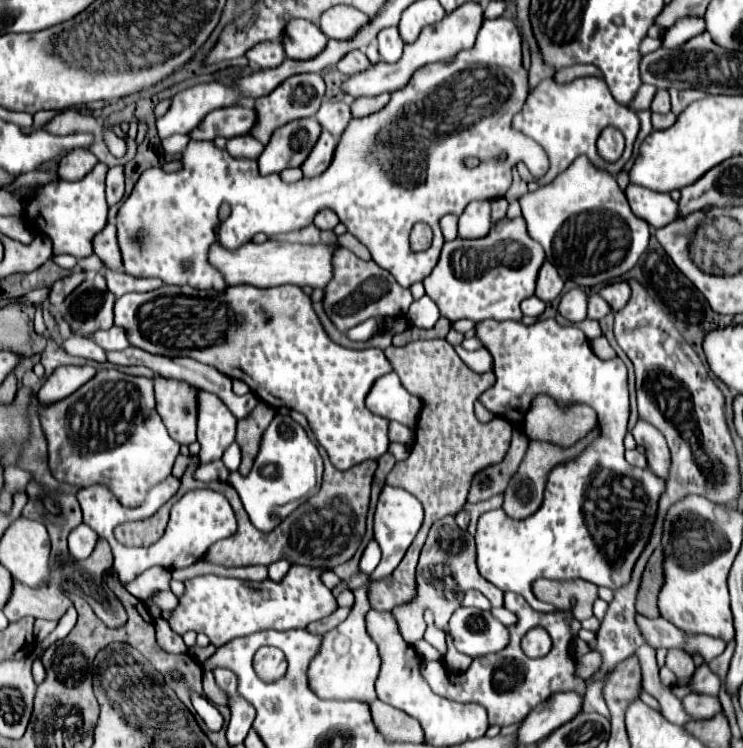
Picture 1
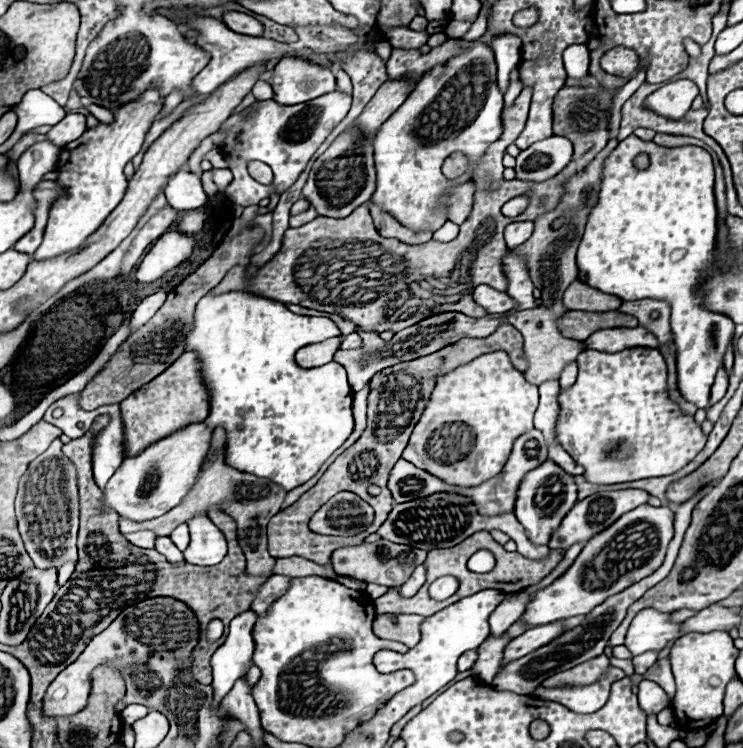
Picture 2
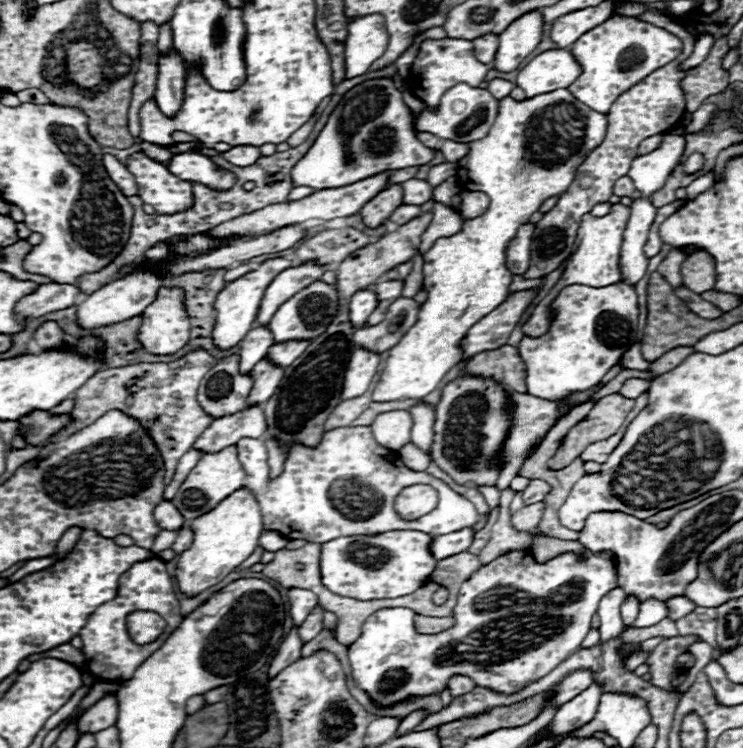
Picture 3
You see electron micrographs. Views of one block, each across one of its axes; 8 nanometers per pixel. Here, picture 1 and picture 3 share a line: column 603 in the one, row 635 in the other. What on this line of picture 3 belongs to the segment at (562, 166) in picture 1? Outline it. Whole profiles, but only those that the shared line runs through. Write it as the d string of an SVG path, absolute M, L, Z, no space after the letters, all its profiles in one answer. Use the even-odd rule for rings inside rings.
M152 556L144 562L134 564L134 568L130 568L130 572L122 574L122 580L118 580L118 594L114 600L110 600L110 604L102 604L102 608L96 608L96 612L90 616L90 620L86 620L80 638L82 638L82 652L84 652L84 660L86 660L86 670L98 678L98 680L106 680L106 682L126 682L134 676L134 670L148 658L152 656L162 644L164 640L176 630L176 626L182 622L182 614L180 614L180 602L174 594L172 588L172 578L166 570L166 564ZM132 612L156 612L166 620L164 632L150 644L136 644L132 642L128 630L126 630L126 618Z

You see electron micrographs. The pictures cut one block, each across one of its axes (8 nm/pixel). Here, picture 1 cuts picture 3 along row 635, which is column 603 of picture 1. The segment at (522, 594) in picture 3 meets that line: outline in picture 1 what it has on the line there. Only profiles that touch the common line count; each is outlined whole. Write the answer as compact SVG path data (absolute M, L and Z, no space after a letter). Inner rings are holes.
M554 318L530 326L524 326L520 322L484 320L476 324L476 336L482 340L482 346L488 348L488 352L494 358L496 384L490 390L486 390L480 396L480 400L496 416L502 416L522 428L524 416L534 400L534 386L542 384L542 388L539 387L538 391L554 397L554 400L563 407L582 402L598 410L598 422L602 424L602 436L592 446L588 446L580 458L552 470L552 474L548 476L544 502L536 514L524 520L512 520L504 514L504 510L492 510L480 516L478 532L476 532L480 574L502 592L516 592L524 596L524 600L534 610L542 613L554 612L554 608L553 611L550 610L548 604L540 602L532 594L532 582L536 578L550 578L550 580L582 578L594 582L596 586L606 586L610 590L618 590L626 586L630 582L636 560L640 558L646 544L650 542L658 514L658 502L666 488L664 482L660 482L660 478L652 474L652 470L634 468L624 460L622 440L626 434L626 424L630 414L628 376L624 362L620 358L614 360L596 358L582 330L578 330L576 326L560 326Z

